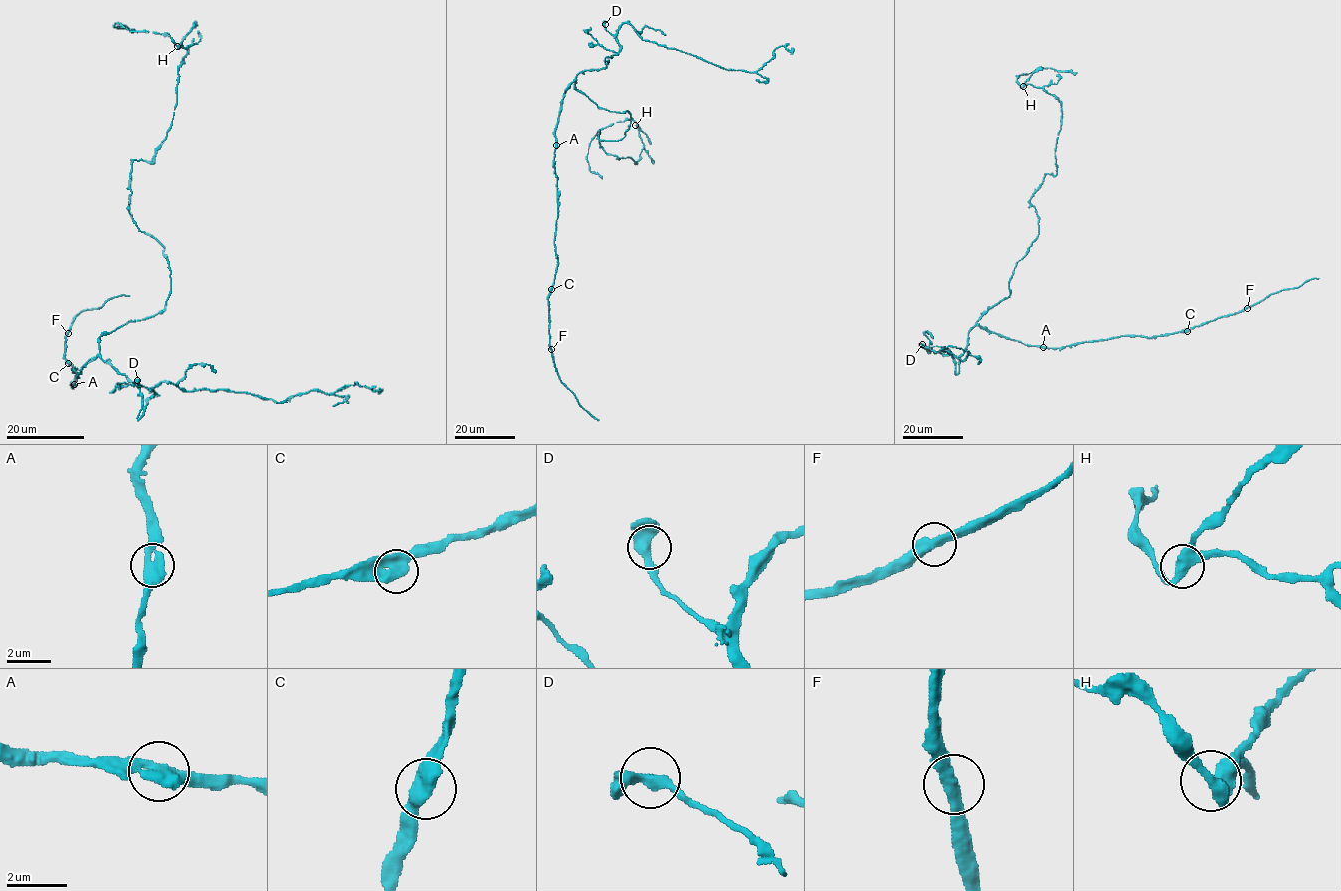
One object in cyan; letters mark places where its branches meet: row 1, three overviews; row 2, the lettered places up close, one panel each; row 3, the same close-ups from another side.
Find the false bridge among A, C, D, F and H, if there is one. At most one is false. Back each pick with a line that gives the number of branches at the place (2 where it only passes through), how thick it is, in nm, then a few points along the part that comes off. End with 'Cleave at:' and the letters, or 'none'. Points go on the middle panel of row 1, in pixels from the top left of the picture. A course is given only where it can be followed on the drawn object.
Cleave at: none

